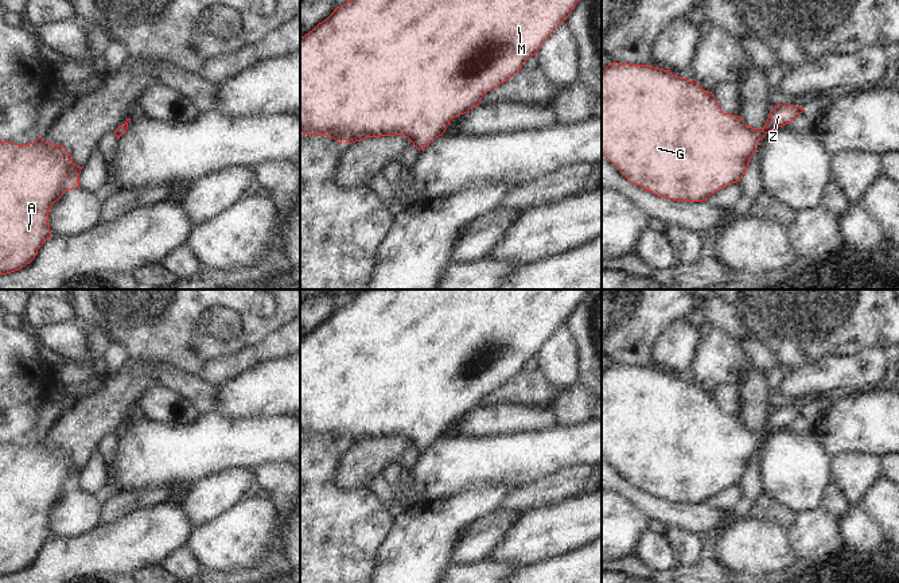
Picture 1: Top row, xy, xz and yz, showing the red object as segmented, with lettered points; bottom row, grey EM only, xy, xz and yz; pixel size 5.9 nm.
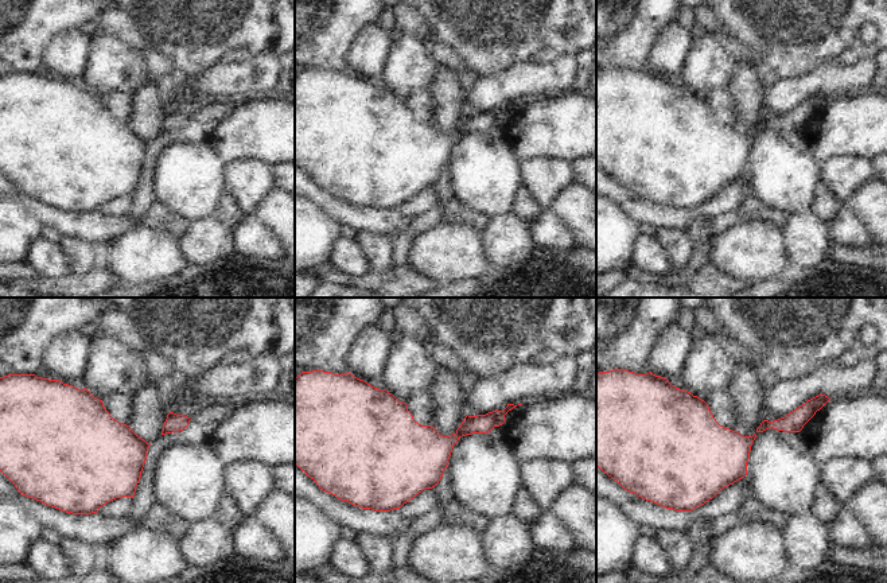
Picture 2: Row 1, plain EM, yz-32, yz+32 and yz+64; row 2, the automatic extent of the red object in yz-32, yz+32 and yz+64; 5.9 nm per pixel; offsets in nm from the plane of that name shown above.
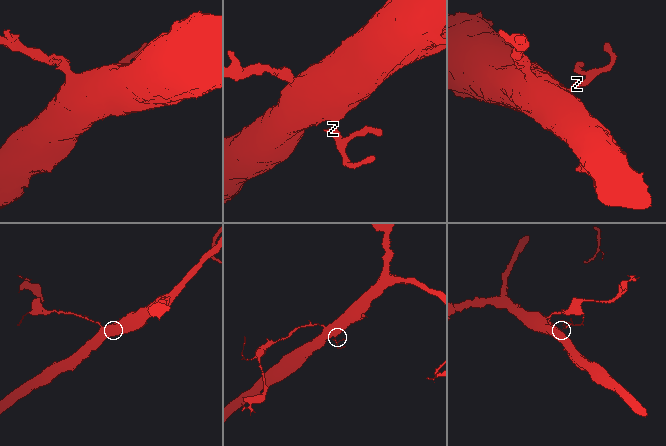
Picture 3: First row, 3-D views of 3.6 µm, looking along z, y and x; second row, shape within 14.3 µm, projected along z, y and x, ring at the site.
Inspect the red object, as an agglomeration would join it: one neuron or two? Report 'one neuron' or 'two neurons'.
one neuron

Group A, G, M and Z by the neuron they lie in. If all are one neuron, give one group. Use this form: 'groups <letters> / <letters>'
groups A G M Z

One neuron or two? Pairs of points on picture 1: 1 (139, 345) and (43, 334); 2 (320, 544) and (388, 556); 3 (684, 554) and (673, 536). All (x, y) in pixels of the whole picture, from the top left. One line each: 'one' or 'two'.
1: two
2: two
3: one

